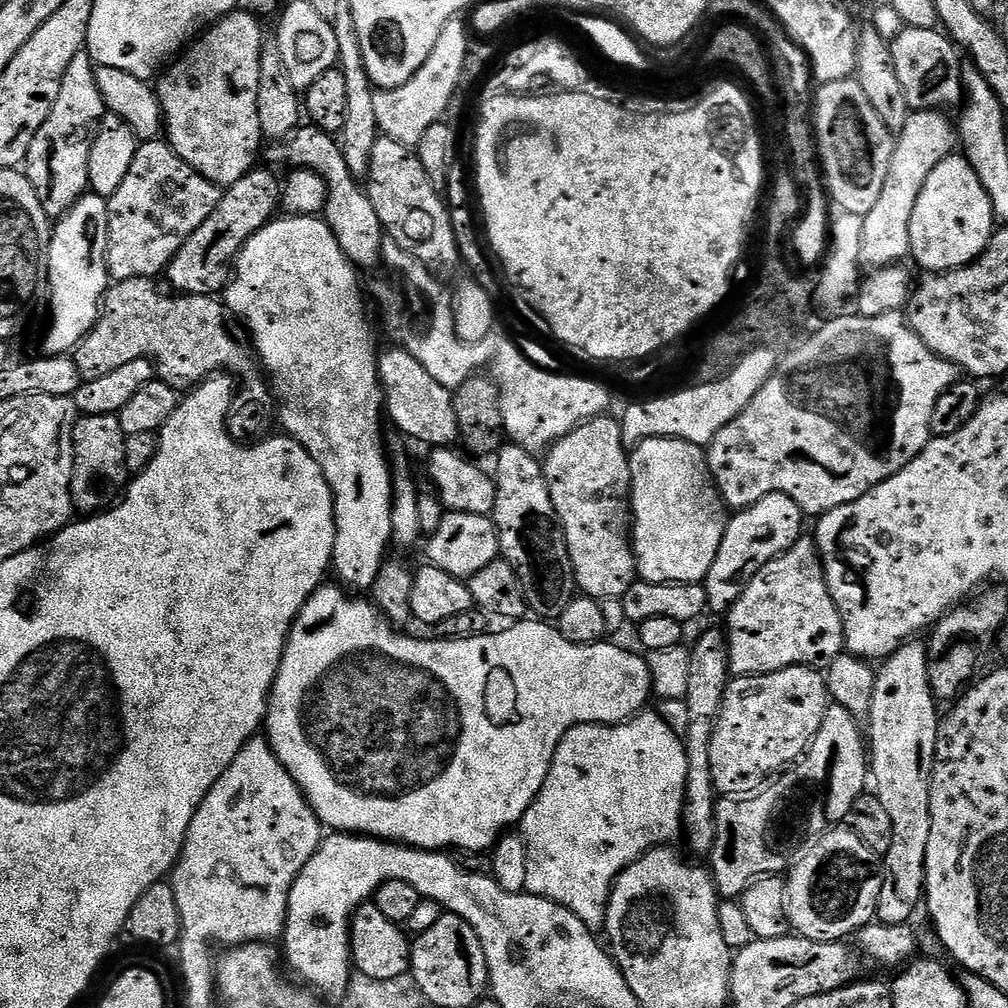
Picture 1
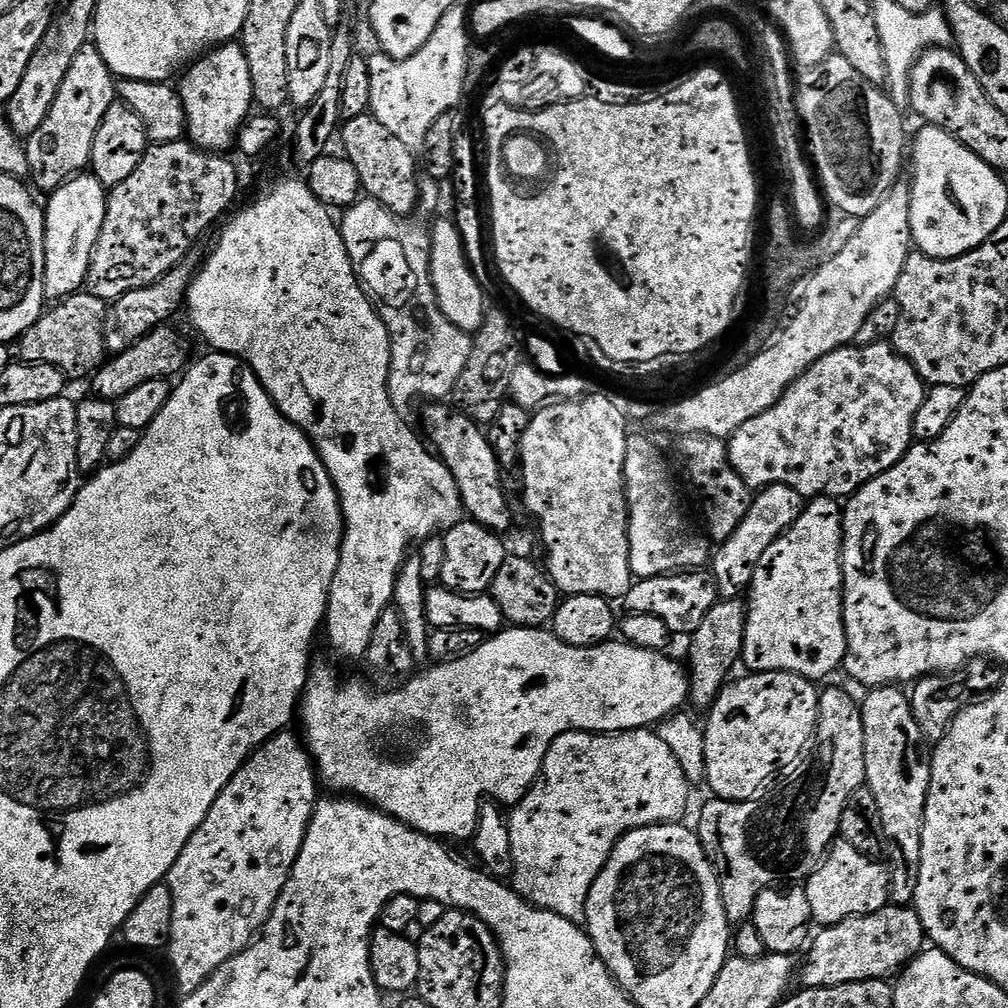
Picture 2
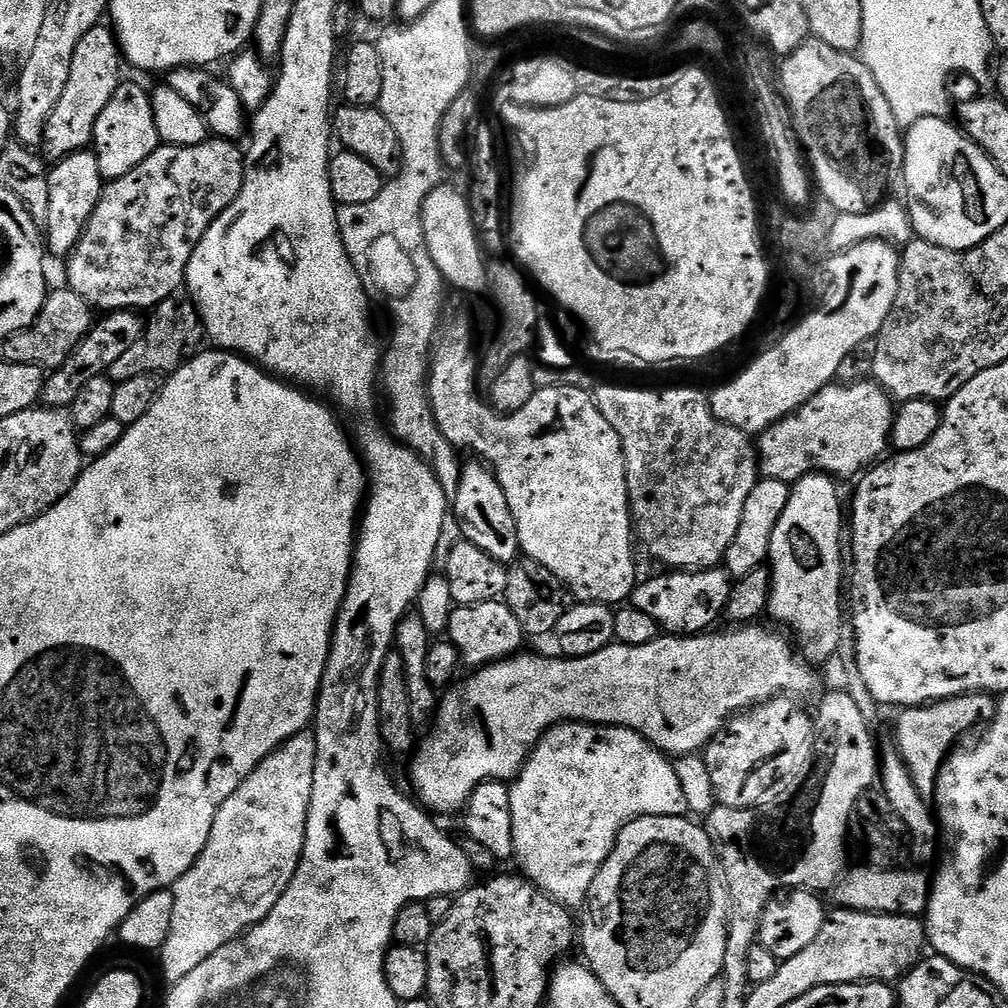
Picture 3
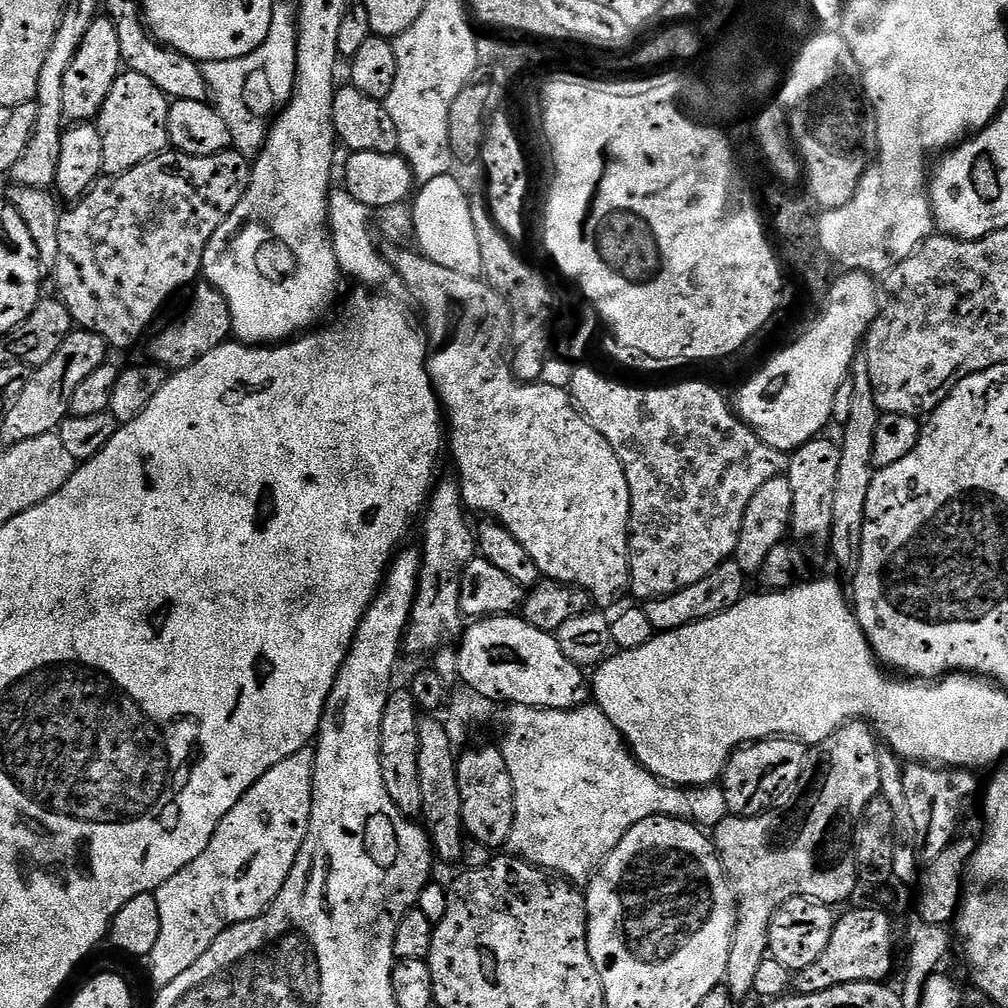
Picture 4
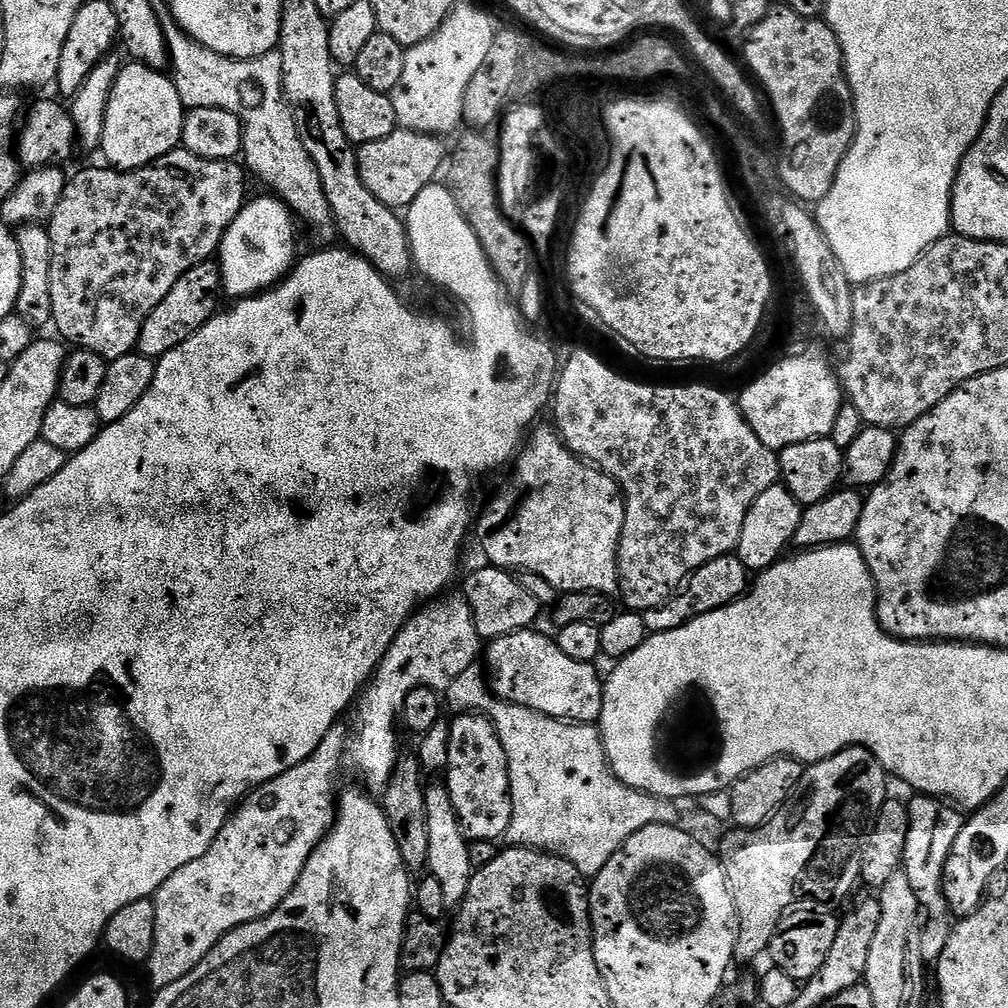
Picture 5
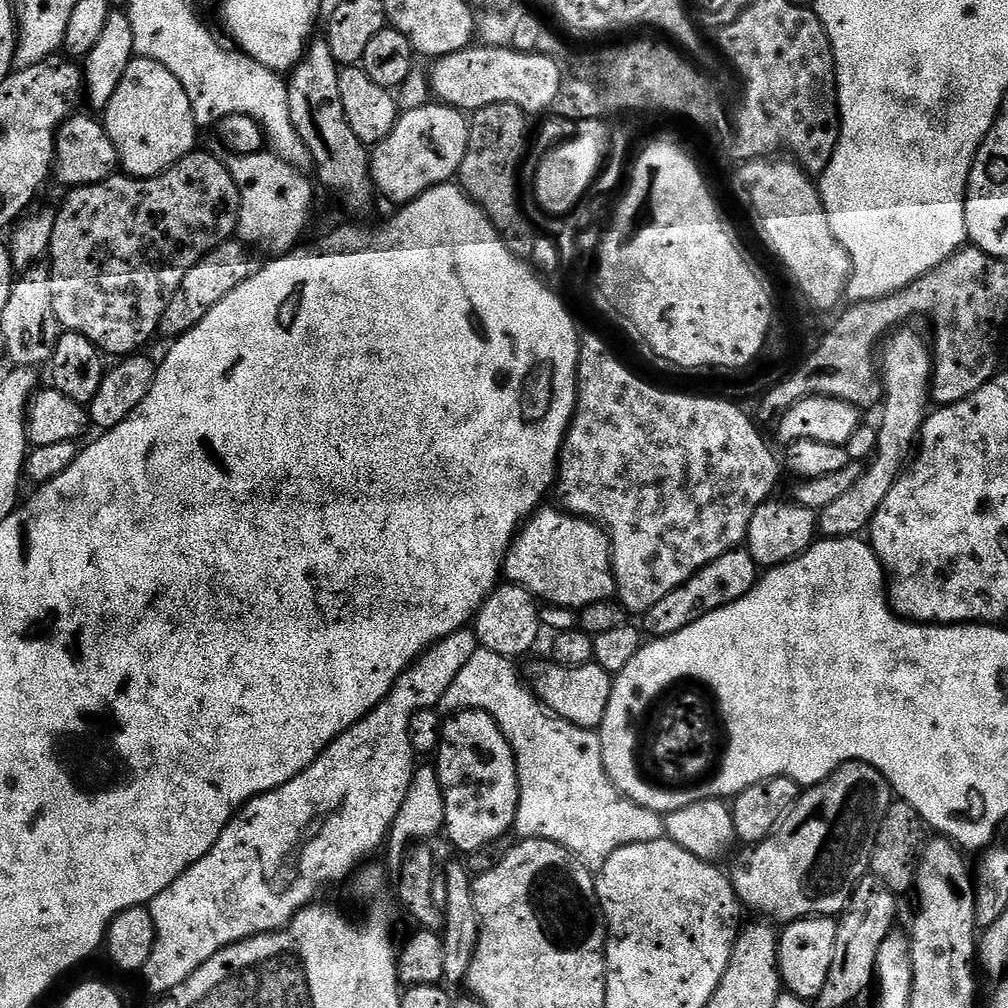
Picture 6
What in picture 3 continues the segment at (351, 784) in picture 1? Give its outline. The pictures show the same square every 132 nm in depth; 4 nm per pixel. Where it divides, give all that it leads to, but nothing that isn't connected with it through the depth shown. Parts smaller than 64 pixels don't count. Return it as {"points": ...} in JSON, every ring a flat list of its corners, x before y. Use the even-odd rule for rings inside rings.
{"points":[[736,626,732,632,709,631,707,634,698,636,673,636,671,634,661,635,660,639,650,642,646,646,626,646,619,642,612,642,607,647,598,650,596,653,586,654,585,657,557,658,552,656,524,656,517,654,509,656,507,660,500,660,497,664,486,664,483,668,475,669,464,681,453,683,439,697,438,707,431,721,430,729,432,733,415,745,411,753,412,758,412,788,411,791,418,797,419,803,425,809,436,812,456,812,459,813,467,804,470,794,479,784,485,784,488,780,499,780,501,782,511,782,516,779,525,762,528,760,536,743,549,728,556,727,557,724,565,722,583,722,585,724,607,724,617,728,629,728,638,734,642,734,661,752,669,757,691,756,699,753,708,747,708,743,716,739,718,733,728,723,729,719,737,712,743,712,746,708,751,708,754,704,760,704,764,700,770,700,774,696,781,694,797,694,796,692,808,692,816,684,816,676,813,665,804,659,803,655,798,654,793,641,787,635,779,636,776,632,771,632,768,628,756,628,760,626]]}

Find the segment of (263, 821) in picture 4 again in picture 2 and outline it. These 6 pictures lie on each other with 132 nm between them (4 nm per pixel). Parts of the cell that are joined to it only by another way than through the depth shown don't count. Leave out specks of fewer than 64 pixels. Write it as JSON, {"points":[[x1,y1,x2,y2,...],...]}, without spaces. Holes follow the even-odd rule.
{"points":[[292,730,277,732,249,756,234,778,230,778,214,806,210,806,210,814,206,814,202,826,194,830,190,842,186,842,182,854,178,854,178,862,174,862,166,877,174,898,174,926,170,930,166,955,172,959,181,993,198,990,222,962,247,948,272,917,274,906,302,850,312,811,316,809,316,784,318,773,301,737,297,733,295,736]]}

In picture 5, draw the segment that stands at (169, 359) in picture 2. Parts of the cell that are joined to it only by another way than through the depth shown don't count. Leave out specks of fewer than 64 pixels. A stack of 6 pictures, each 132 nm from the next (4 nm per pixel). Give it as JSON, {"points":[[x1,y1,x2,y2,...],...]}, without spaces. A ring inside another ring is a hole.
{"points":[[219,263,199,264,194,270,182,274,182,278,178,278,178,286,174,286,174,290,170,290,170,294,166,294,166,298,154,306,150,318,146,318,138,345,139,355,159,358,182,347,216,315,221,307,220,296,222,297,222,281]]}

